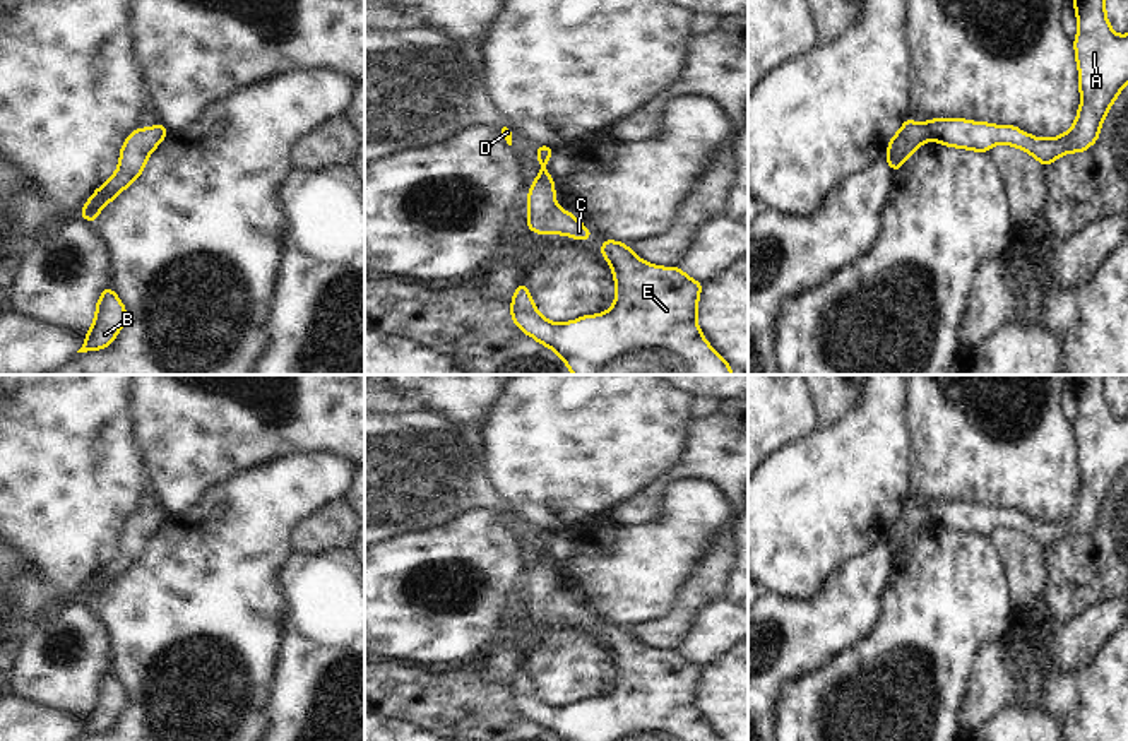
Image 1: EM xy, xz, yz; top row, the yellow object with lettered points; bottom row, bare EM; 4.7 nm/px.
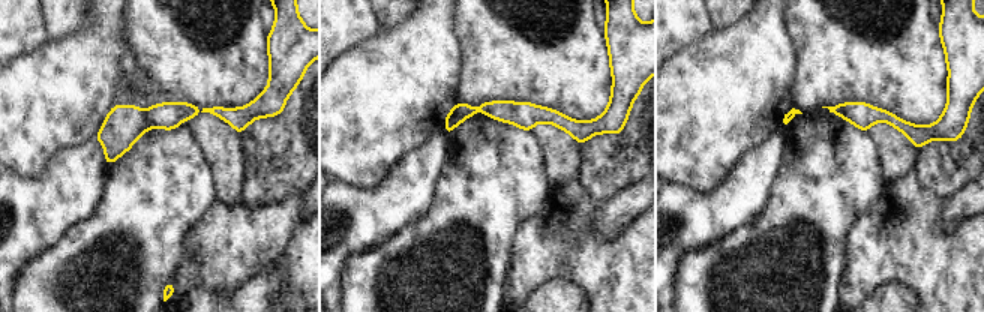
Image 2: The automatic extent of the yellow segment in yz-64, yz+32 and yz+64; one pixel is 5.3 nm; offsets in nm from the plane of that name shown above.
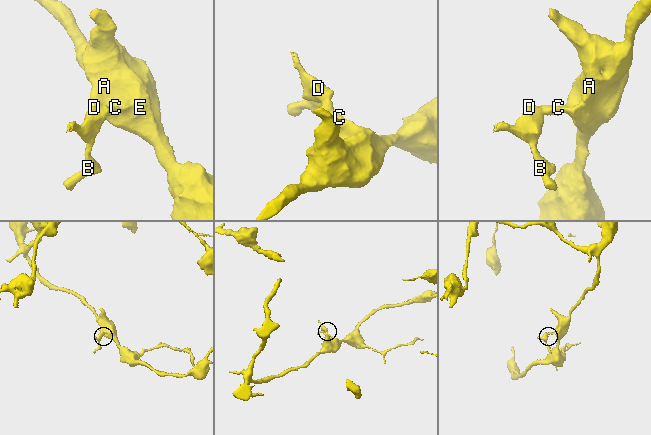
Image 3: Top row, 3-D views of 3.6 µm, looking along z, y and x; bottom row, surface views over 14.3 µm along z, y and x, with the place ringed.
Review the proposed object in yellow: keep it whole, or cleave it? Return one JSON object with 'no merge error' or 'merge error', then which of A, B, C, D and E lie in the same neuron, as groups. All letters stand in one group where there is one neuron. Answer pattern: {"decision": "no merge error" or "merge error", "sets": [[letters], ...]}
{"decision": "merge error", "sets": [["A", "C", "E"], ["B", "D"]]}

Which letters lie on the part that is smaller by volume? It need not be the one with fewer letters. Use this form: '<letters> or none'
B, D

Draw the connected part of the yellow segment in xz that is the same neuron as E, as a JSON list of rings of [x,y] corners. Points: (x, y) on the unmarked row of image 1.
[[[614,623],[603,625],[601,638],[609,645],[616,667],[616,683],[608,695],[584,698],[573,705],[549,705],[539,698],[529,673],[520,664],[510,686],[512,705],[560,741],[721,741],[697,707],[700,664],[690,662],[680,650],[649,647],[626,626]]]

